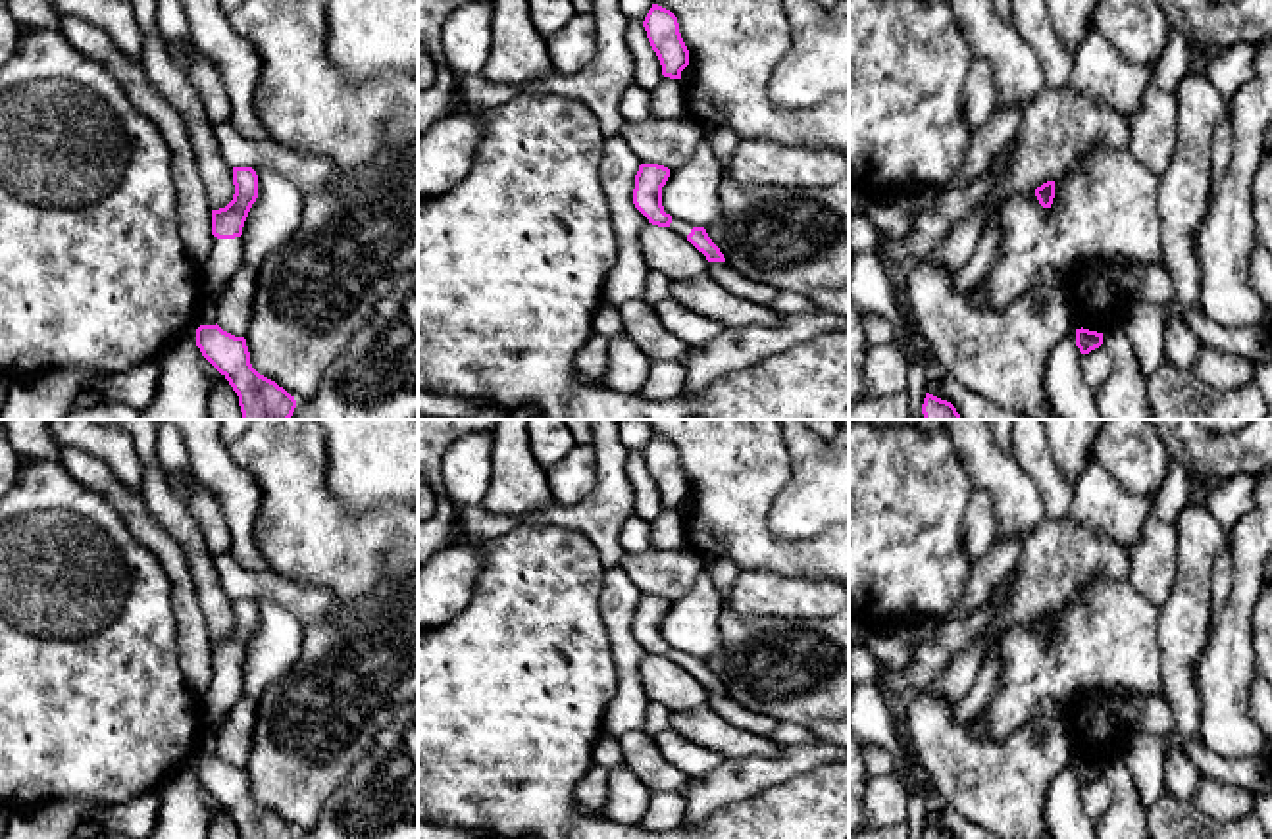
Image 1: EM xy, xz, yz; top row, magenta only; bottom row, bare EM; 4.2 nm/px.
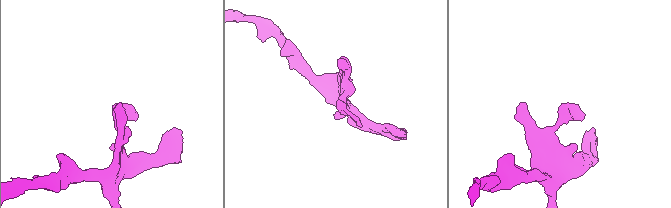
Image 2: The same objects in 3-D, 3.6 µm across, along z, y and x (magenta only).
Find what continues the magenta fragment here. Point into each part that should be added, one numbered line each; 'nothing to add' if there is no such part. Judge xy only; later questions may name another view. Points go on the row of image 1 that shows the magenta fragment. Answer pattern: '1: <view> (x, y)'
1: xy (226, 258)

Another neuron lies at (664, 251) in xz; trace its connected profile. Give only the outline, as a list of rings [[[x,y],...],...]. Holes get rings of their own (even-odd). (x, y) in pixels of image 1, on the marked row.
[[[647,223],[639,246],[649,269],[664,273],[670,281],[689,281],[708,273],[706,256],[668,227]]]

